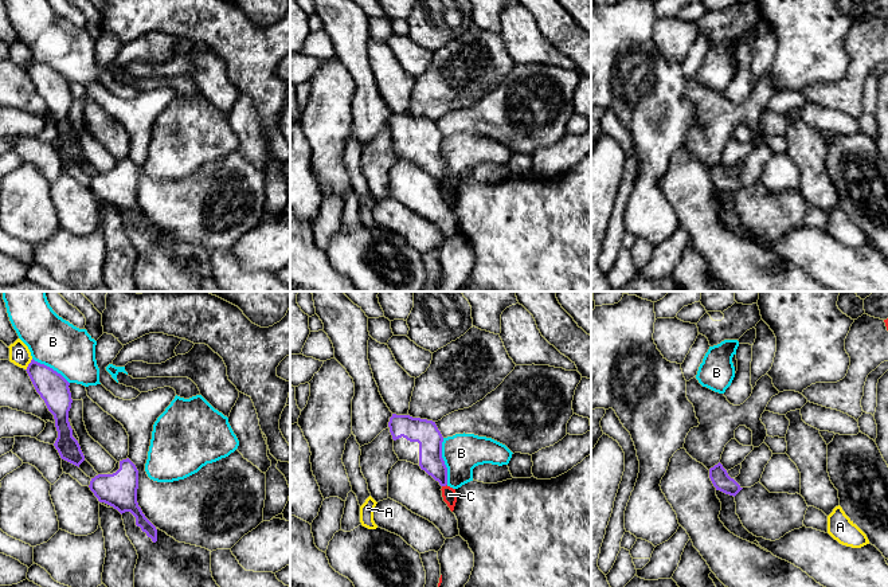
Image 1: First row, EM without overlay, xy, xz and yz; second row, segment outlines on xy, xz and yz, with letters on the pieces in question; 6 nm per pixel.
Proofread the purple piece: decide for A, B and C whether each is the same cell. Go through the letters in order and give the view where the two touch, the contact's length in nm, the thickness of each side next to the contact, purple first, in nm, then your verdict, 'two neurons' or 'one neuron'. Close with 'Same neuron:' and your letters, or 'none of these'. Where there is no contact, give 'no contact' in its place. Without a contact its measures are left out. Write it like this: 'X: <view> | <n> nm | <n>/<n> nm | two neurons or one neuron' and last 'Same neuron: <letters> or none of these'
A: xy | 80 nm | 180/130 nm | two neurons
B: xz | 280 nm | 150/220 nm | two neurons
C: xz | 40 nm | 140/90 nm | two neurons
Same neuron: none of these

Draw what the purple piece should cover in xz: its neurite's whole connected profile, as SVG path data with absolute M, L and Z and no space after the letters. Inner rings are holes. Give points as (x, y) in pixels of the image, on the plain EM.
M392 113L388 126L399 160L419 164L441 185L446 185L447 167L442 157L443 136L435 121Z

